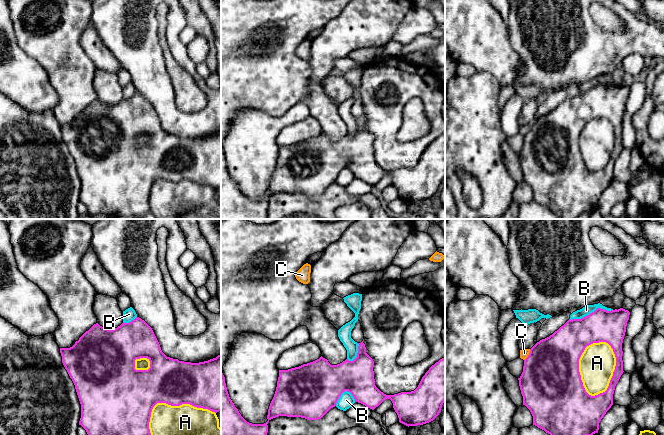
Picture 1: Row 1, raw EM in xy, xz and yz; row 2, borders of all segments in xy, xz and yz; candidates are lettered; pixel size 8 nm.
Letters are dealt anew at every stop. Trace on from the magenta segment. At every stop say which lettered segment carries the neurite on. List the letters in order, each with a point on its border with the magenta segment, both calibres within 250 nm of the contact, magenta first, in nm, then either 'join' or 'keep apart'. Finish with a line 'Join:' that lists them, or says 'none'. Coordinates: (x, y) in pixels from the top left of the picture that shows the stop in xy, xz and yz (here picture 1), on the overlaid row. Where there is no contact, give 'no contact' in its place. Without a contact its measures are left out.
A: yz (613, 373) | 150/300 nm | join
B: yz (590, 313) | 260/70 nm | keep apart
C: yz (528, 355) | 460/70 nm | keep apart
Join: A

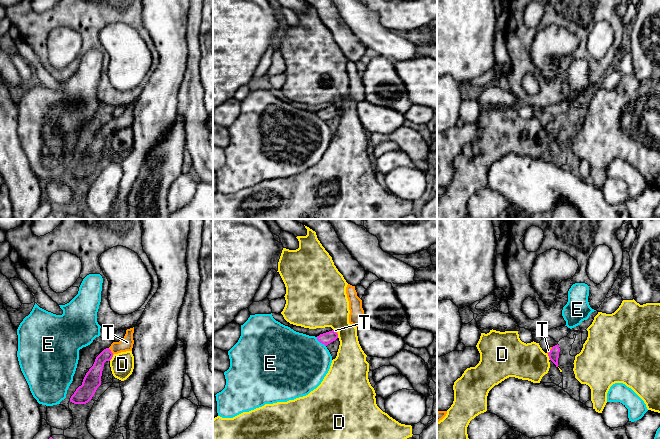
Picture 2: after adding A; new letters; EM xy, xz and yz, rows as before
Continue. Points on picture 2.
D: xy (111, 358) | 140/190 nm | keep apart
E: xz (320, 342) | 100/480 nm | keep apart
T: xy (110, 351) | 130/110 nm | join
Join: T

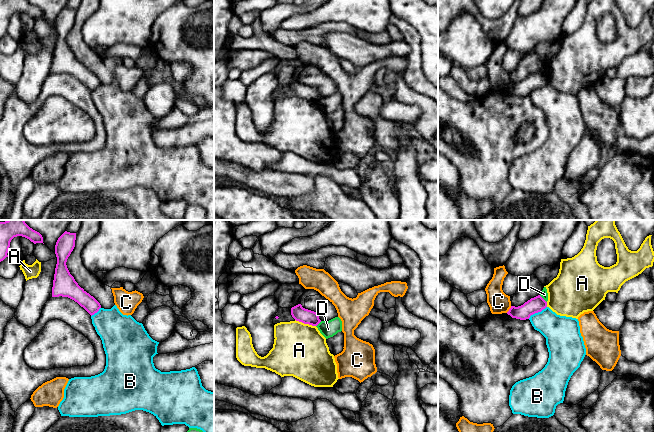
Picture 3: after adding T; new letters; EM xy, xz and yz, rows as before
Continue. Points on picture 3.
A: xz (305, 323) | 120/440 nm | keep apart
B: yz (537, 312) | 120/260 nm | keep apart
C: yz (509, 309) | 120/170 nm | keep apart
D: yz (543, 299) | 120/60 nm | keep apart
Join: none

